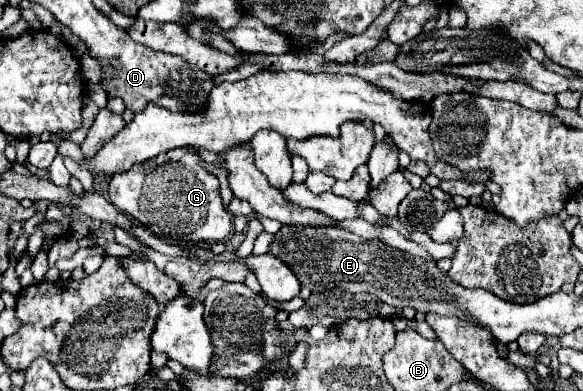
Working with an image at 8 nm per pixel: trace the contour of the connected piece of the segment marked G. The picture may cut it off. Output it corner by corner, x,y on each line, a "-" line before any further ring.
195,147
171,149
165,155
134,165
109,181
109,201
123,213
129,213
157,237
175,243
211,243
225,241
233,229
231,213
223,207
219,195
219,179
201,165

